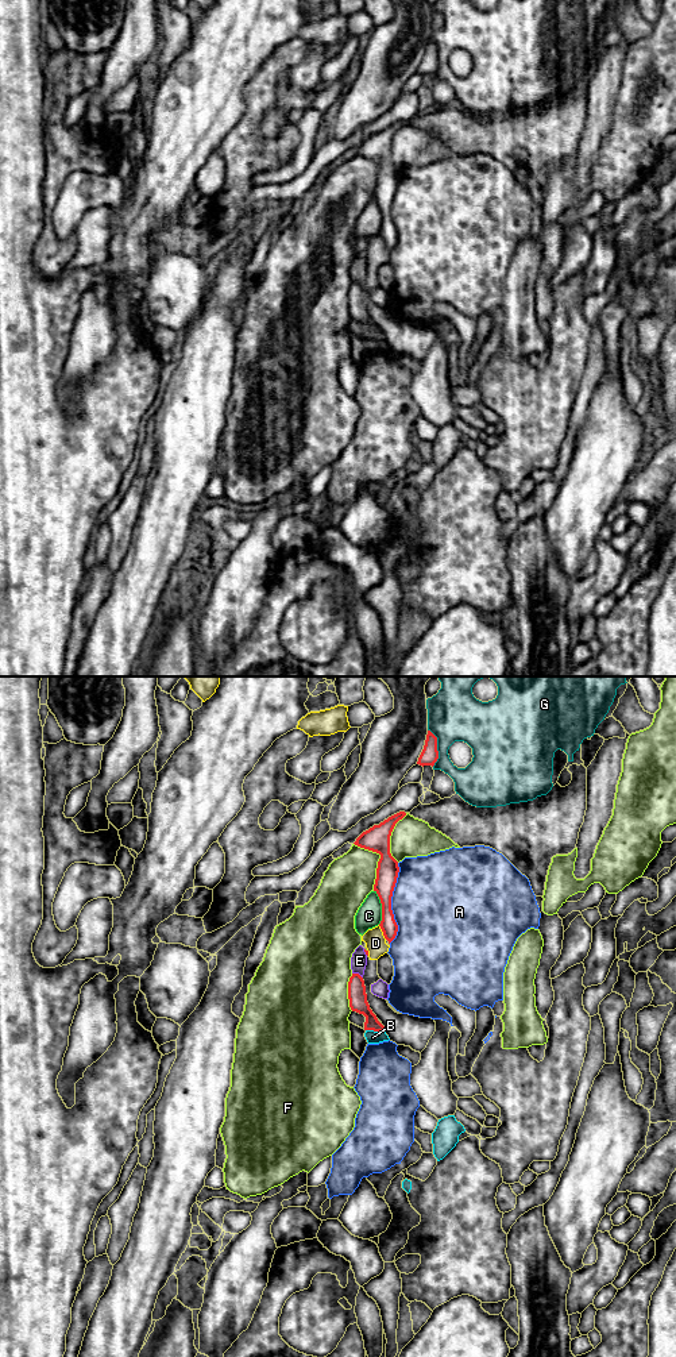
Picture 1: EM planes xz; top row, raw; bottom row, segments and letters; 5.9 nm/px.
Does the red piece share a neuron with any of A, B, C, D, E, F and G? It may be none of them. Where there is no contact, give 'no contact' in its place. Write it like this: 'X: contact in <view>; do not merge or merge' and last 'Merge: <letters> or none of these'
A: contact in xz; do not merge
B: contact in xz; do not merge
C: contact in xz; do not merge
D: contact in xz; do not merge
E: contact in xz; do not merge
F: contact in xz; do not merge
G: contact in xz; do not merge
Merge: none of these

